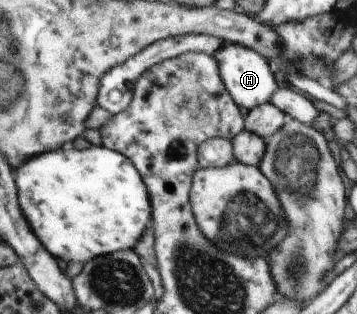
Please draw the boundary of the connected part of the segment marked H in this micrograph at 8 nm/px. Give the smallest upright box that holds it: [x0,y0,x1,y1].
[212,42,278,111]

